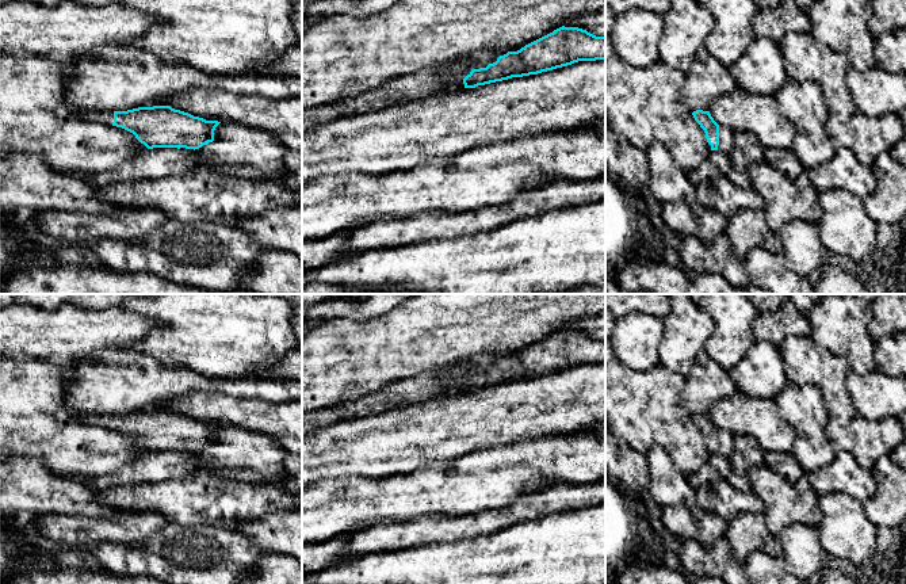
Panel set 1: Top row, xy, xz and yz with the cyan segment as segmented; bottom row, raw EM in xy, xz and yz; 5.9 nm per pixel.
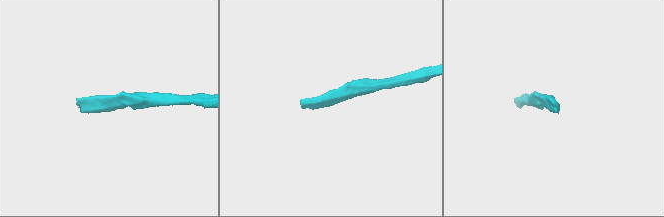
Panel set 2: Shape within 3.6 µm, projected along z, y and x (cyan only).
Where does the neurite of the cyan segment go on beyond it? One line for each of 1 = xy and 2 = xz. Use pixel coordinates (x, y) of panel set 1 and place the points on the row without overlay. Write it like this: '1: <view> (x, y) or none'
1: xy (100, 420)
2: none

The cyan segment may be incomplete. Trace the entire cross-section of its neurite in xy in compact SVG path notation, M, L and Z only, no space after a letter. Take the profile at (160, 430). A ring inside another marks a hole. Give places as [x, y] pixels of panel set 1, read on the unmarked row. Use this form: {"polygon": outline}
{"polygon": "M171 409L138 411L127 415L83 416L88 425L122 431L135 439L148 453L199 453L214 444L214 434L221 427L206 424Z"}

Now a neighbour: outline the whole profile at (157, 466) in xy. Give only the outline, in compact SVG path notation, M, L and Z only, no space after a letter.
M186 451L145 453L111 474L81 477L87 486L100 492L118 485L157 484L204 474L206 469L198 455Z

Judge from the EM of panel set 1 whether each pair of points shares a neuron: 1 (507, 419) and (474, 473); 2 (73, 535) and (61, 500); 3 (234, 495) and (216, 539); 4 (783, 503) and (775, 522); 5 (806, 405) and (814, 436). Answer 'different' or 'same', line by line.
1: different
2: different
3: different
4: same
5: same

